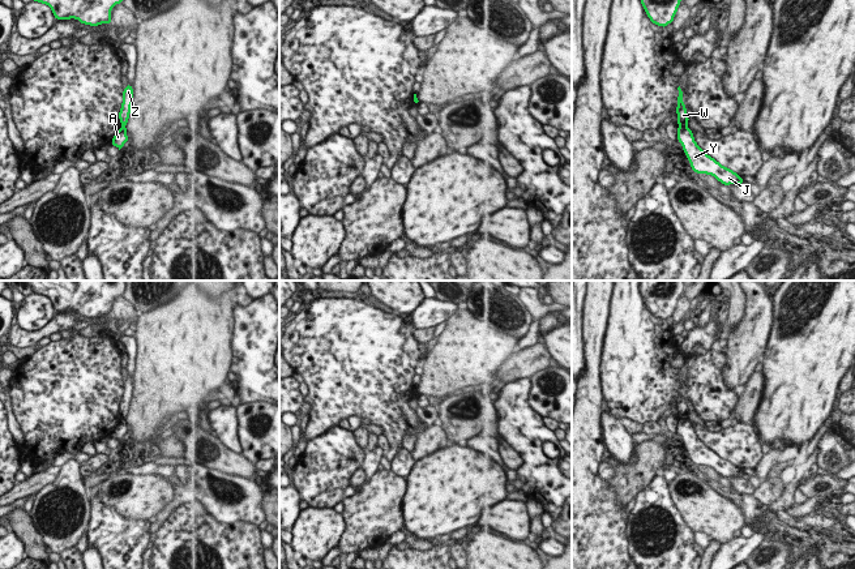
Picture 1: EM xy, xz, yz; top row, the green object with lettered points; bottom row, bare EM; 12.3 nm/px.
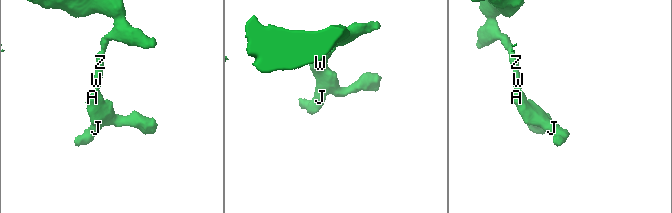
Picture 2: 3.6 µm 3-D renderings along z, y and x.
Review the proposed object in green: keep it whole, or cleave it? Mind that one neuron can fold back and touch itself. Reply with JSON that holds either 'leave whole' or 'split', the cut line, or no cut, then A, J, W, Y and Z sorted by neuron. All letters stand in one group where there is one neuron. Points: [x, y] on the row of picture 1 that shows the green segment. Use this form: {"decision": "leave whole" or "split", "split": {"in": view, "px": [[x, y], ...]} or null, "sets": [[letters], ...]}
{"decision": "split", "split": {"in": "yz", "px": [[679, 124], [687, 127]]}, "sets": [["A", "J", "Y"], ["W", "Z"]]}

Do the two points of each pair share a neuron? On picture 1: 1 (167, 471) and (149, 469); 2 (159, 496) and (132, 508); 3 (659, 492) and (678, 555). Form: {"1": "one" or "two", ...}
{"1": "one", "2": "one", "3": "one"}

